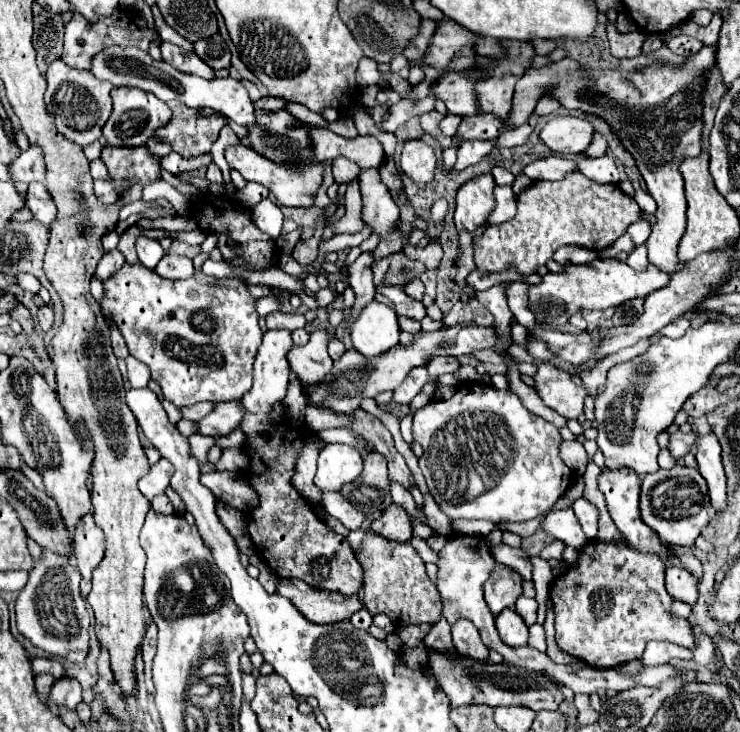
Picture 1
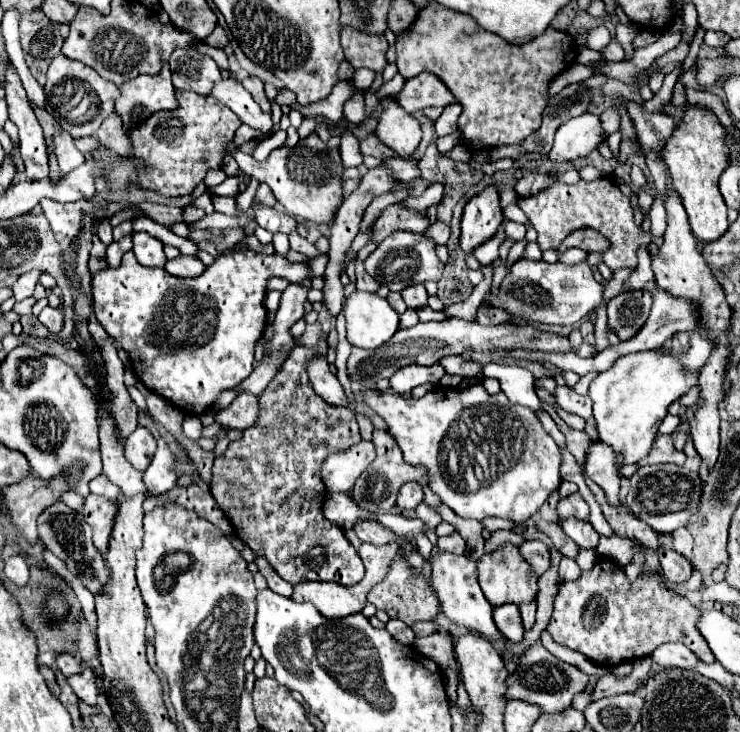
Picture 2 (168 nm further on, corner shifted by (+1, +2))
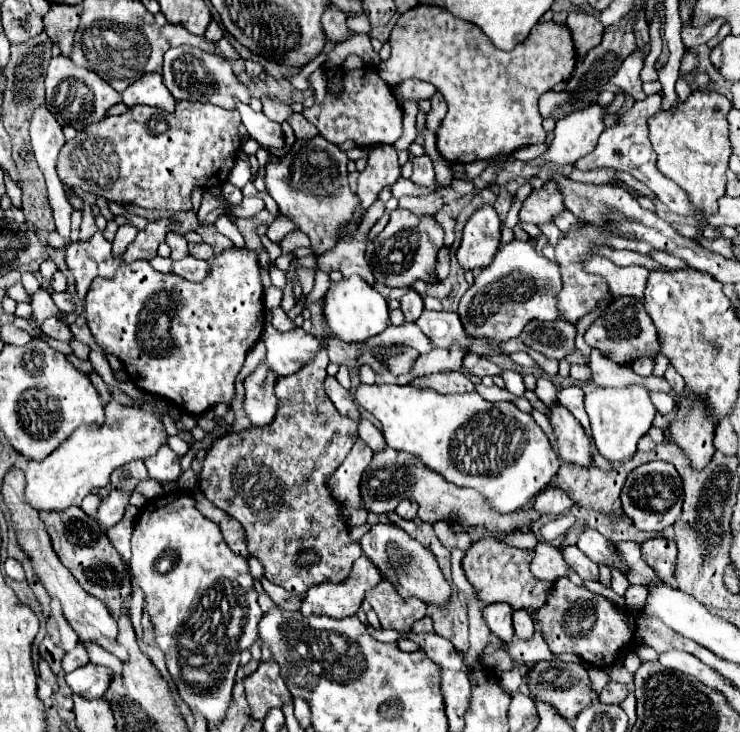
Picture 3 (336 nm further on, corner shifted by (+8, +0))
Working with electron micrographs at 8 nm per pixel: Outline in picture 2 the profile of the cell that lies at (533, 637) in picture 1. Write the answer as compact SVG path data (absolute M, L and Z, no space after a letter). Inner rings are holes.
M535 642L519 658L519 668L515 670L515 674L507 678L507 698L537 704L543 712L565 712L573 704L573 696L585 690L587 680L589 676L585 672L561 662L549 650L545 650L541 642Z

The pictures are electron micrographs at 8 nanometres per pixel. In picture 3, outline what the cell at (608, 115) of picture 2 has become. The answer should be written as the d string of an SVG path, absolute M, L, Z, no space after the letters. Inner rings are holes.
M714 20L702 28L694 28L694 26L684 26L682 28L682 42L684 42L684 48L690 50L690 48L696 48L700 44L706 44L710 38L716 36L718 28L724 24L724 20Z

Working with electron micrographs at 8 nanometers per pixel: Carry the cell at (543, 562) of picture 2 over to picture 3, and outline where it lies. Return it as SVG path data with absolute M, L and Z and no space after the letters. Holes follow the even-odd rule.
M538 542L534 548L534 560L530 564L530 572L534 578L544 582L556 582L556 578L566 576L568 564L562 558L562 552L546 542Z

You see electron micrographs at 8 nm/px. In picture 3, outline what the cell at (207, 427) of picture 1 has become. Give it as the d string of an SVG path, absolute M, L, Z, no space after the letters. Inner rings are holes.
M264 362L244 380L244 414L252 422L252 426L264 426L272 422L276 412L276 396L274 396L276 376L268 374Z

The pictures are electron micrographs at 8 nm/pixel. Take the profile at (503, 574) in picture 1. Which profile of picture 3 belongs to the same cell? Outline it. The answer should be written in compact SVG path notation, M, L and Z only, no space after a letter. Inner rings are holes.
M482 538L468 548L468 552L462 560L462 568L464 568L470 584L476 588L478 598L484 604L506 602L514 610L520 610L520 608L538 610L546 602L552 584L550 582L536 582L536 578L532 578L530 568L528 568L530 560L532 560L532 550L510 548L494 538Z

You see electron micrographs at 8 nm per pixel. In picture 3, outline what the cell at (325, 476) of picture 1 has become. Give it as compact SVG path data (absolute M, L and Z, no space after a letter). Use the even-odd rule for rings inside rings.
M358 438L348 458L328 478L326 486L340 504L346 504L348 508L362 506L360 504L360 478L372 460L372 454L374 452L370 450L370 446Z

